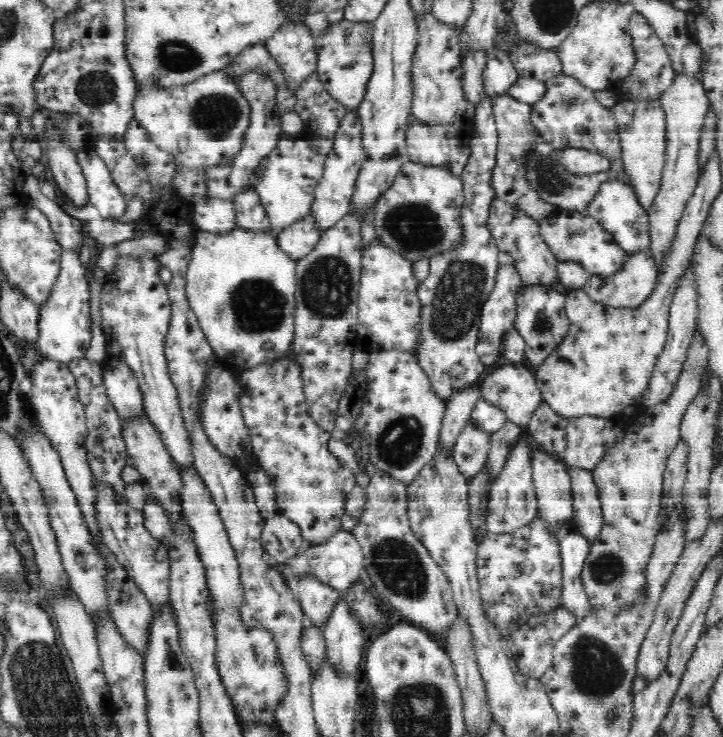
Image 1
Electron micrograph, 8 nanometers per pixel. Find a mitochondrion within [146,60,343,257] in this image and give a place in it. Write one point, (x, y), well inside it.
(215, 115)

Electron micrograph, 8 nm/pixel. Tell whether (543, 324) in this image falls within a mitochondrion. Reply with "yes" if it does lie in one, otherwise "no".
yes

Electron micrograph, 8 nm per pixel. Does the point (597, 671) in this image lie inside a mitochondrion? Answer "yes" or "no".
yes

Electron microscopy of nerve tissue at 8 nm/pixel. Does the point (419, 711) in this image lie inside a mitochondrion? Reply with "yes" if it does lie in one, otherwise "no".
yes

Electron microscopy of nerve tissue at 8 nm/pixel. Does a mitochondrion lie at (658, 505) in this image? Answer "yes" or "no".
no

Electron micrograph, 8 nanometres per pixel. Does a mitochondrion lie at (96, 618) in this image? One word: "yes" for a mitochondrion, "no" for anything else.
no

